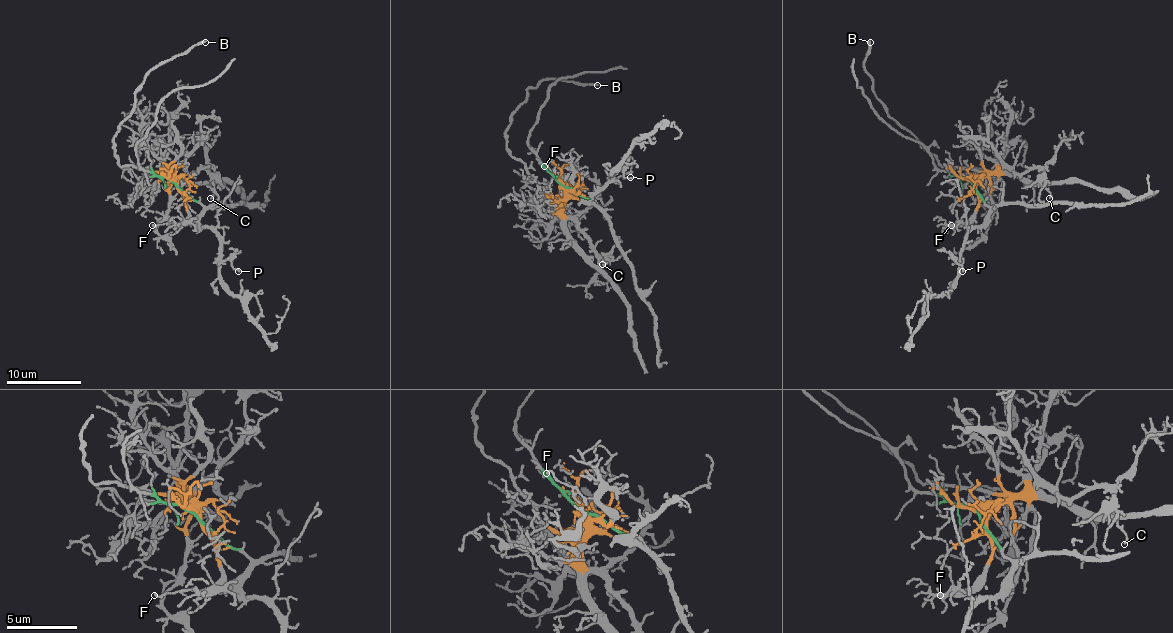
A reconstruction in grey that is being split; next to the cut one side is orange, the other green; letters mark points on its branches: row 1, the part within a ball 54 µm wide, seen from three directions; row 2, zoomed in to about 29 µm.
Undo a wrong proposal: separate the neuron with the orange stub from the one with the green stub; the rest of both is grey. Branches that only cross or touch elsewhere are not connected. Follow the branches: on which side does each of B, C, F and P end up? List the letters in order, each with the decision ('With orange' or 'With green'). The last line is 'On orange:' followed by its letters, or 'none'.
B: With orange
C: With orange
F: With orange
P: With green
On orange: B, C, F

